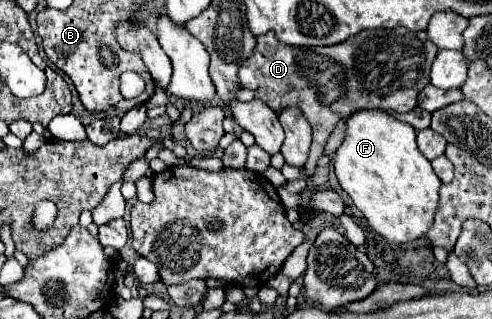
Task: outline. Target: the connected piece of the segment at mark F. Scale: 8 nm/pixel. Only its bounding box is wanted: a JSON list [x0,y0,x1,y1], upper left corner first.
[334,109,440,243]

